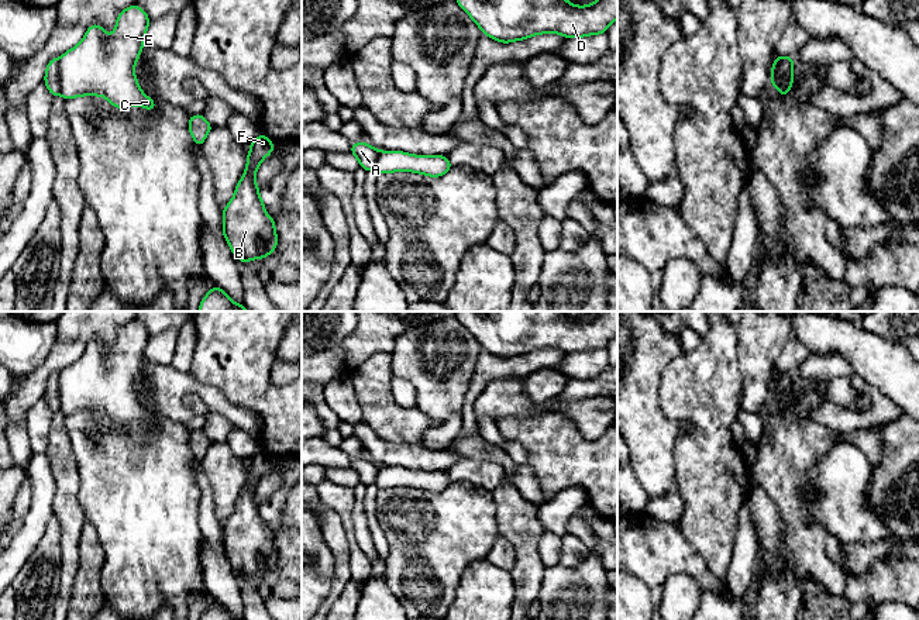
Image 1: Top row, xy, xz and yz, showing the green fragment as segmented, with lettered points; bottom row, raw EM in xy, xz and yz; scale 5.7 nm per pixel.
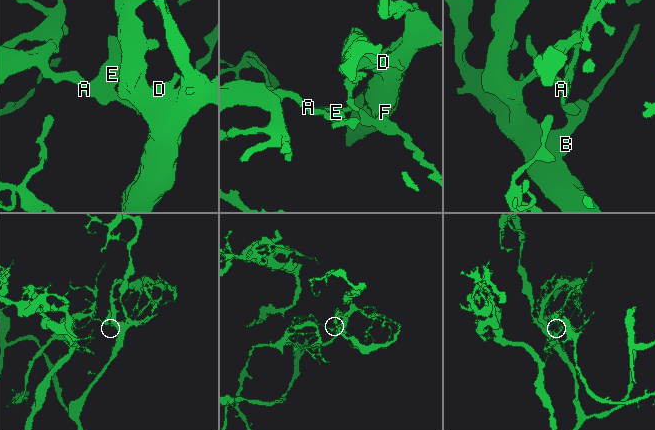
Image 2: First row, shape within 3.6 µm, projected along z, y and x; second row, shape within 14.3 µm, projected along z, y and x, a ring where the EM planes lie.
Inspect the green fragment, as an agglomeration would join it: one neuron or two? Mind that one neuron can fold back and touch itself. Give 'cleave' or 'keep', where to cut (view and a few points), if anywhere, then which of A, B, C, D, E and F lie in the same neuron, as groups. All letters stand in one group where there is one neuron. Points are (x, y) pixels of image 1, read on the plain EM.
cleave; cut in xy along (58, 376), (62, 409); A / B C D E F

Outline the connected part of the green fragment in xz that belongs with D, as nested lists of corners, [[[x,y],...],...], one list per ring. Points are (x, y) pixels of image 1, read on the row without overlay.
[[[457,311],[458,321],[482,349],[503,359],[538,349],[581,354],[605,349],[617,334],[617,311],[574,321],[562,311]]]

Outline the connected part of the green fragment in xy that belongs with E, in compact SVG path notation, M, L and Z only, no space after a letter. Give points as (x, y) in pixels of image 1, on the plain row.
M132 320L117 331L110 352L101 341L92 340L76 362L59 372L62 413L69 416L80 411L101 411L117 424L141 421L145 426L155 426L155 417L144 410L134 386L149 338L145 326Z

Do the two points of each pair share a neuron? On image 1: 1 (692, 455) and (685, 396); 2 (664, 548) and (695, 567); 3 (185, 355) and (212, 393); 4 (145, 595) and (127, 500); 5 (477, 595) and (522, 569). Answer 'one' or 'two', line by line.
1: one
2: one
3: two
4: one
5: two

